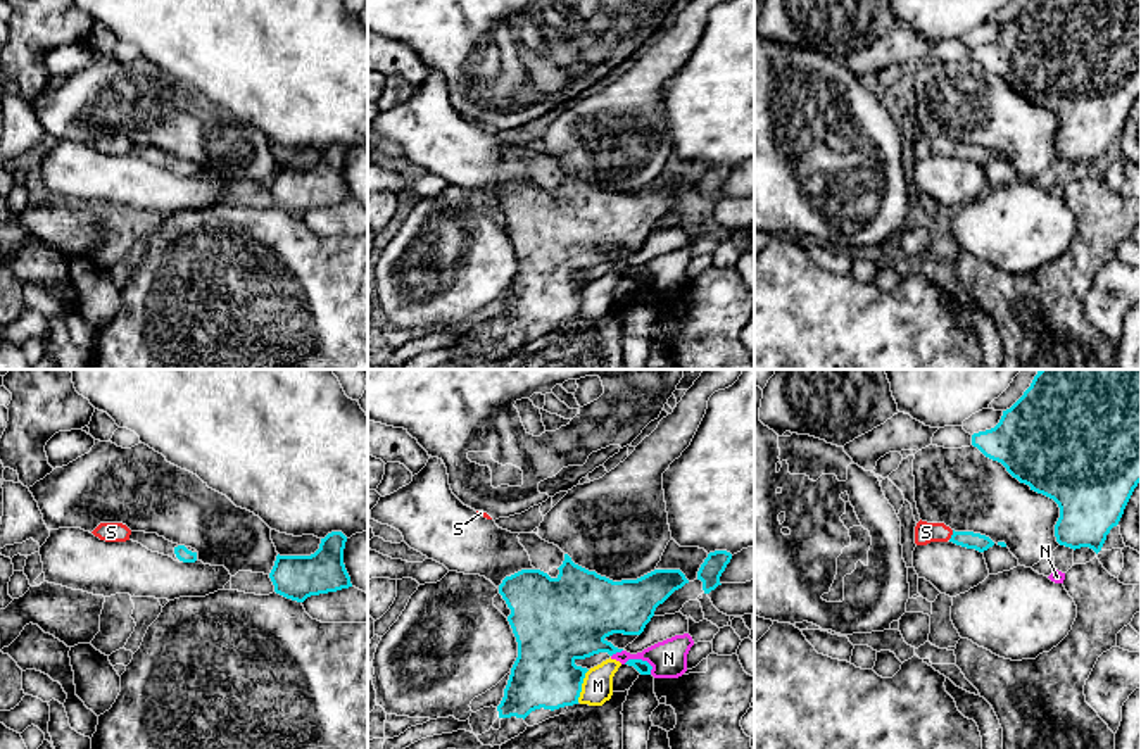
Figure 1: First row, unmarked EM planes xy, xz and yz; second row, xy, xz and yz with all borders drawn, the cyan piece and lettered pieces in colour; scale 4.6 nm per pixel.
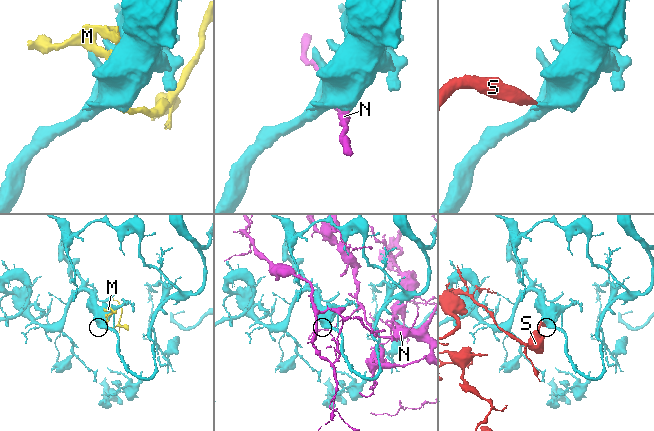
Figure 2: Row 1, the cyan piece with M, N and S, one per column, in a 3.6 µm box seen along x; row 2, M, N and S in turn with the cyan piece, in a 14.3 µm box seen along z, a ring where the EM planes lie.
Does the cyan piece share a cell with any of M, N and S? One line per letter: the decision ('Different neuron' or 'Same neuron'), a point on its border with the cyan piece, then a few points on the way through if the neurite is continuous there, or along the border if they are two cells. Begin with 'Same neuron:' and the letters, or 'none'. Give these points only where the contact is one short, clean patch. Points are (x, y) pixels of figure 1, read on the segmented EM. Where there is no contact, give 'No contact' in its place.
Same neuron: S
M: Different neuron. Touches cyan at xz (580, 686)
N: Different neuron. Touches cyan at xz (639, 660)
S: Same neuron. Touches cyan at yz (951, 535). Path across: yz (965, 539), (951, 535), (926, 532)

